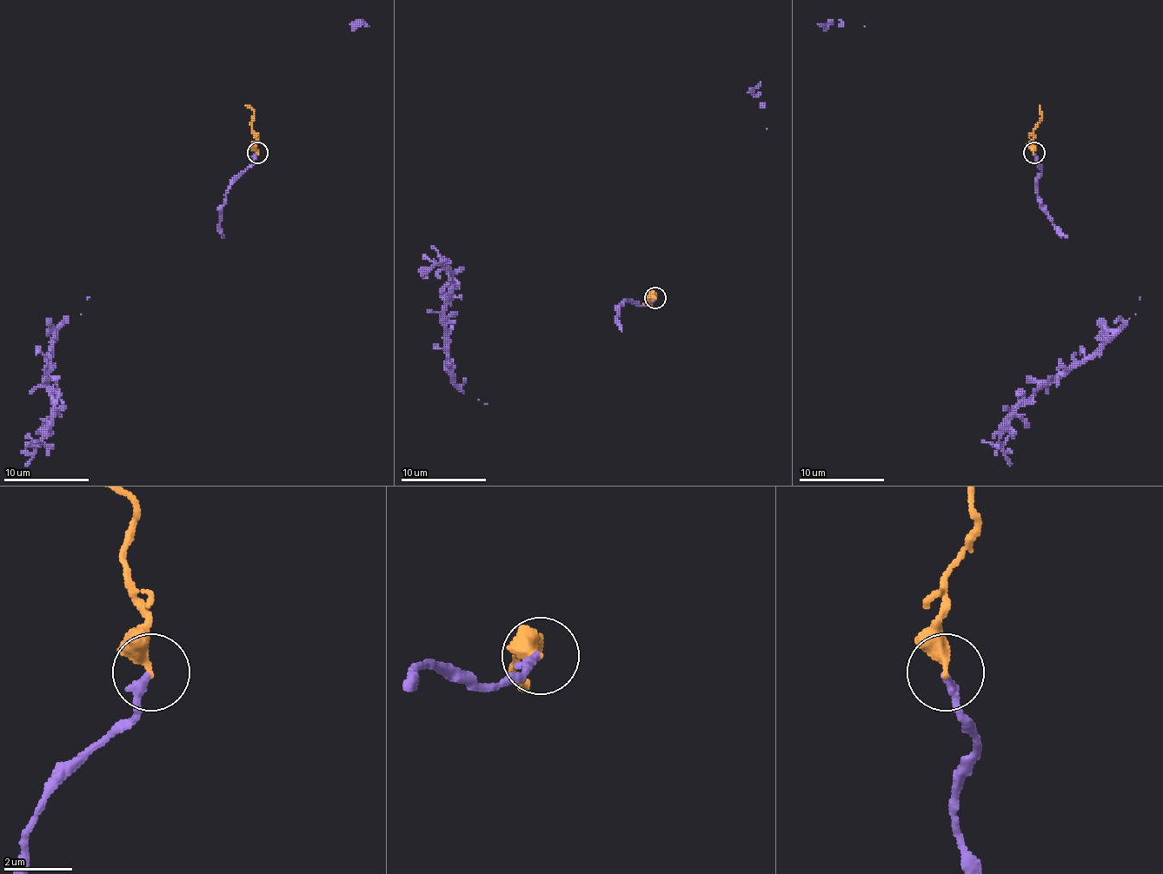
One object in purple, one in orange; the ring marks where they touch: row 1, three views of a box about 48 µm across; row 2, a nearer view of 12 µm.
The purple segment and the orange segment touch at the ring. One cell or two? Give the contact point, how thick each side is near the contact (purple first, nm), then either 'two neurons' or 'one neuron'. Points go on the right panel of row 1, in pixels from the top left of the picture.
place (1033, 153); calibres 240 and 360 nm; two neurons

